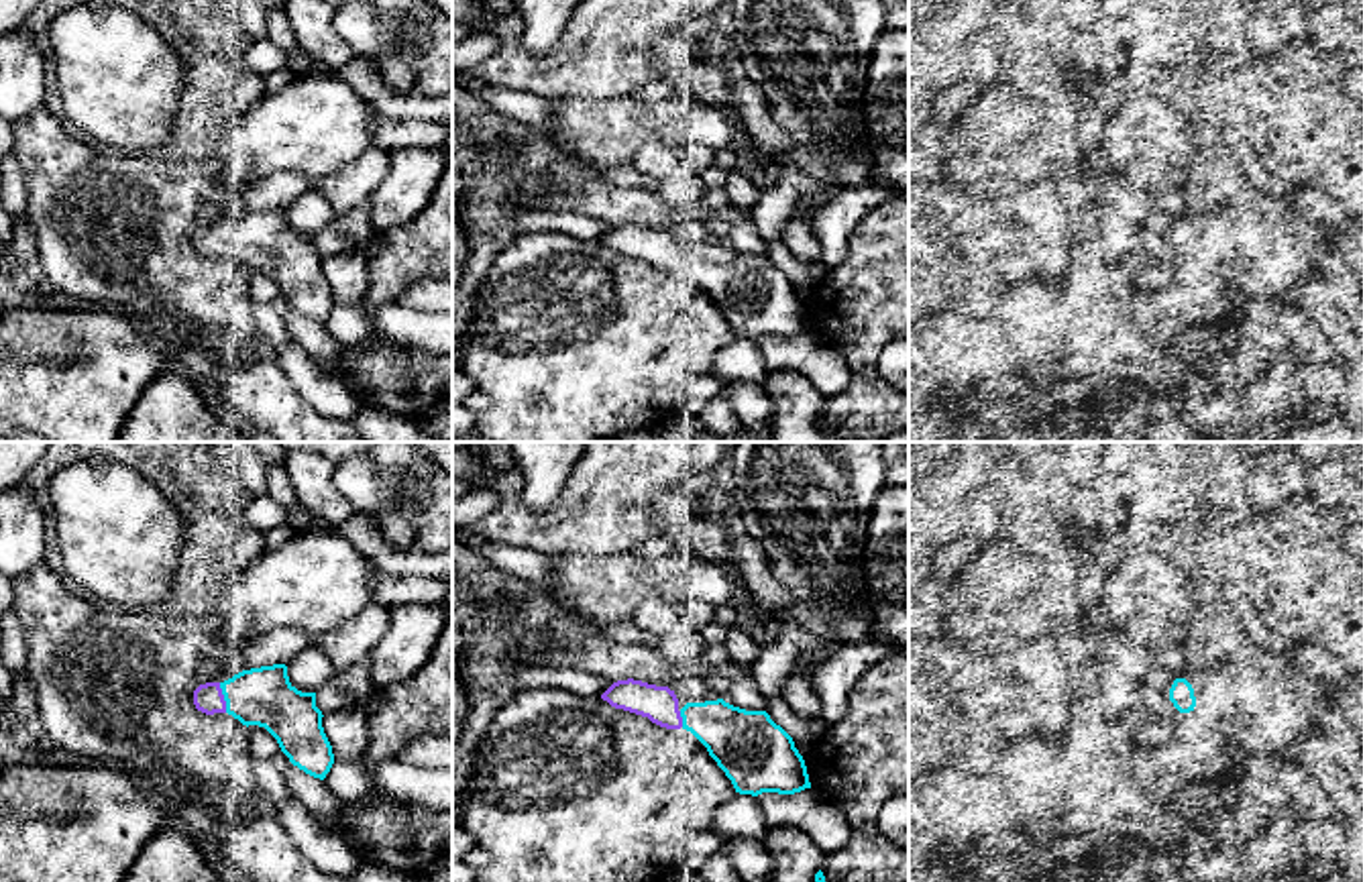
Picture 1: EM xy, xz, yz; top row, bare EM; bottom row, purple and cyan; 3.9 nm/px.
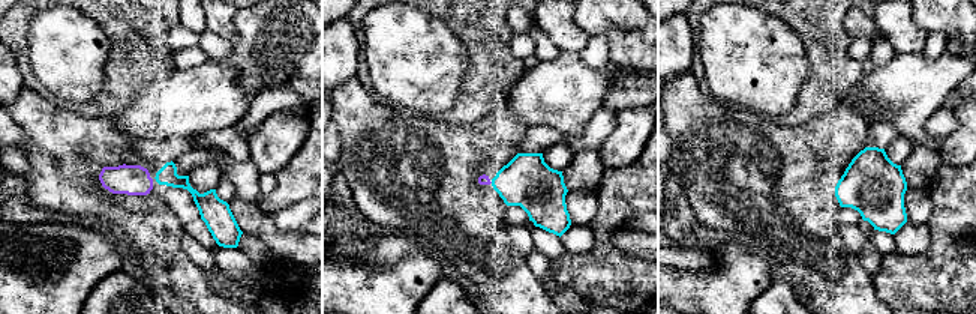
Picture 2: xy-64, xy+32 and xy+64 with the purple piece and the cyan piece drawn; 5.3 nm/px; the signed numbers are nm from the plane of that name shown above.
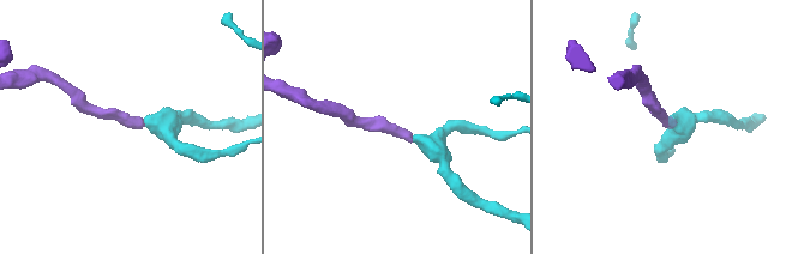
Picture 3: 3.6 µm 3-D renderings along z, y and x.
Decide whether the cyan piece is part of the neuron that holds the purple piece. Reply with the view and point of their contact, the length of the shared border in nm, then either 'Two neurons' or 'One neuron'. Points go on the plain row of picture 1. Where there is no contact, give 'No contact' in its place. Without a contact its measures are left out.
Touches purple at xy (223, 241). Shared border 120 nm. One neuron

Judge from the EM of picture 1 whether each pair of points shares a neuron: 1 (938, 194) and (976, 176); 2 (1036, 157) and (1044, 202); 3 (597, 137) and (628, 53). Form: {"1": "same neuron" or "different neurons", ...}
{"1": "different neurons", "2": "different neurons", "3": "different neurons"}

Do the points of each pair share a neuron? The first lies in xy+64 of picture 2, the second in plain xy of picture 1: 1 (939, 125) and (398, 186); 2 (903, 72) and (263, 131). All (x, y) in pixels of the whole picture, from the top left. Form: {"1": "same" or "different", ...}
{"1": "different", "2": "same"}

